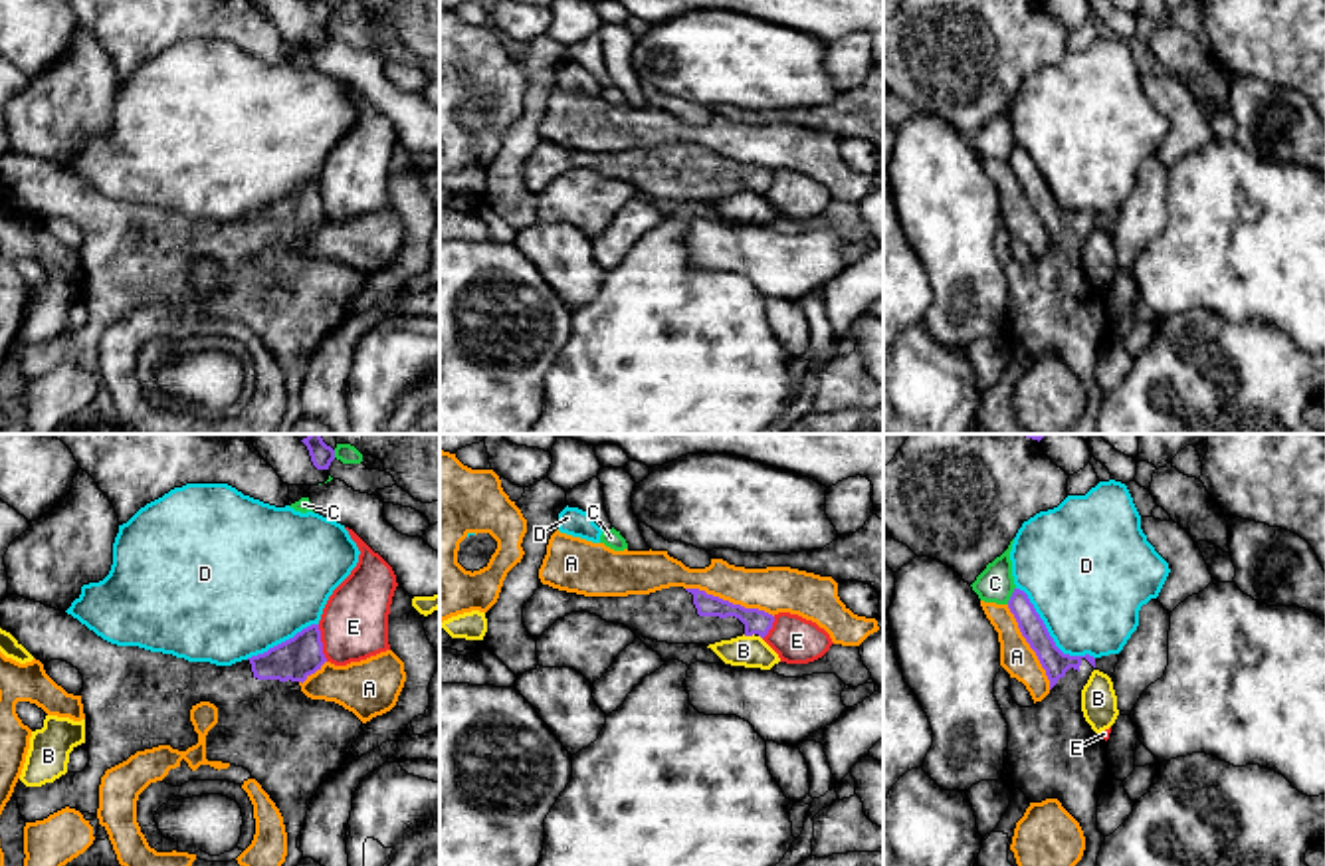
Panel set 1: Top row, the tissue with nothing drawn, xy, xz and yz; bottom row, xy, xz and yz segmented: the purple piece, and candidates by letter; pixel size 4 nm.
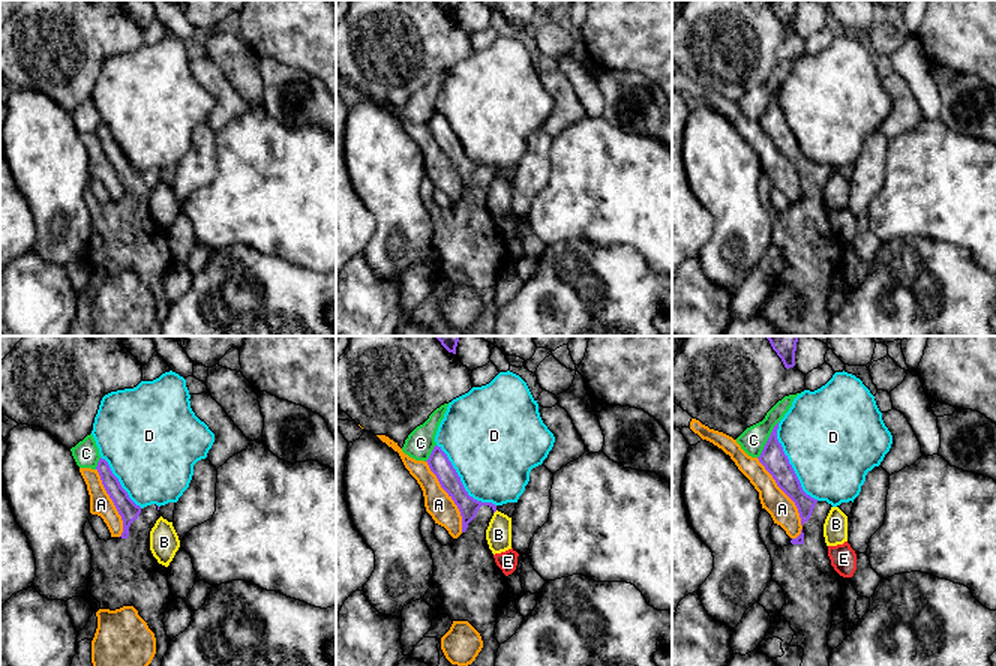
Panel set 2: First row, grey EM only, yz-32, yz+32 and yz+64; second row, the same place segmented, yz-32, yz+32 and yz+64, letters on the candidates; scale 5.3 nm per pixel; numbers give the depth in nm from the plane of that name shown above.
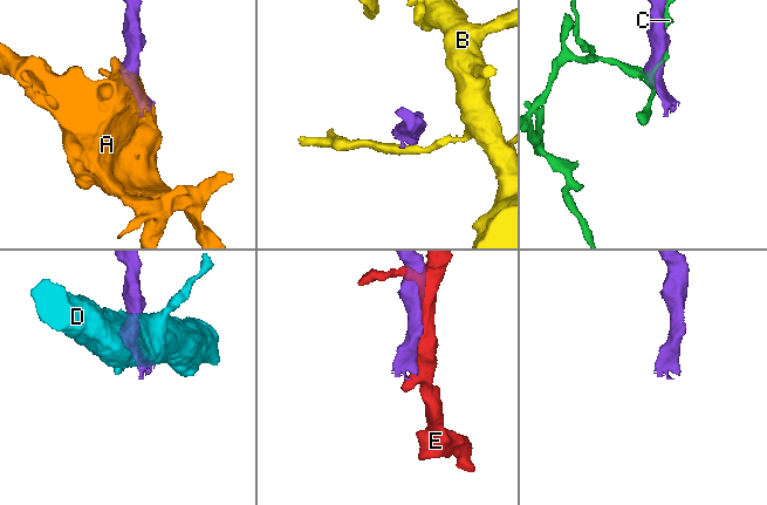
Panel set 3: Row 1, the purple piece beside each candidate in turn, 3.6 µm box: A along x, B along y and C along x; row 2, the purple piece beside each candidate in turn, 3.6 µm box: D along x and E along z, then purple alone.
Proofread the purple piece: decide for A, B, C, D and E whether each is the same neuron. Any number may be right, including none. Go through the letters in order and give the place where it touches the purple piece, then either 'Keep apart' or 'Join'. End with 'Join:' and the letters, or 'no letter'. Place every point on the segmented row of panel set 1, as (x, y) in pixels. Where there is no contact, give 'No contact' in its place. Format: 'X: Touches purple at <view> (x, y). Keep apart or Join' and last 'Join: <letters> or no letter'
A: Touches purple at xz (727, 601). Keep apart
B: Touches purple at xz (747, 635). Keep apart
C: Touches purple at yz (1013, 595). Keep apart
D: Touches purple at yz (1048, 635). Keep apart
E: Touches purple at xy (321, 643). Keep apart
Join: no letter

